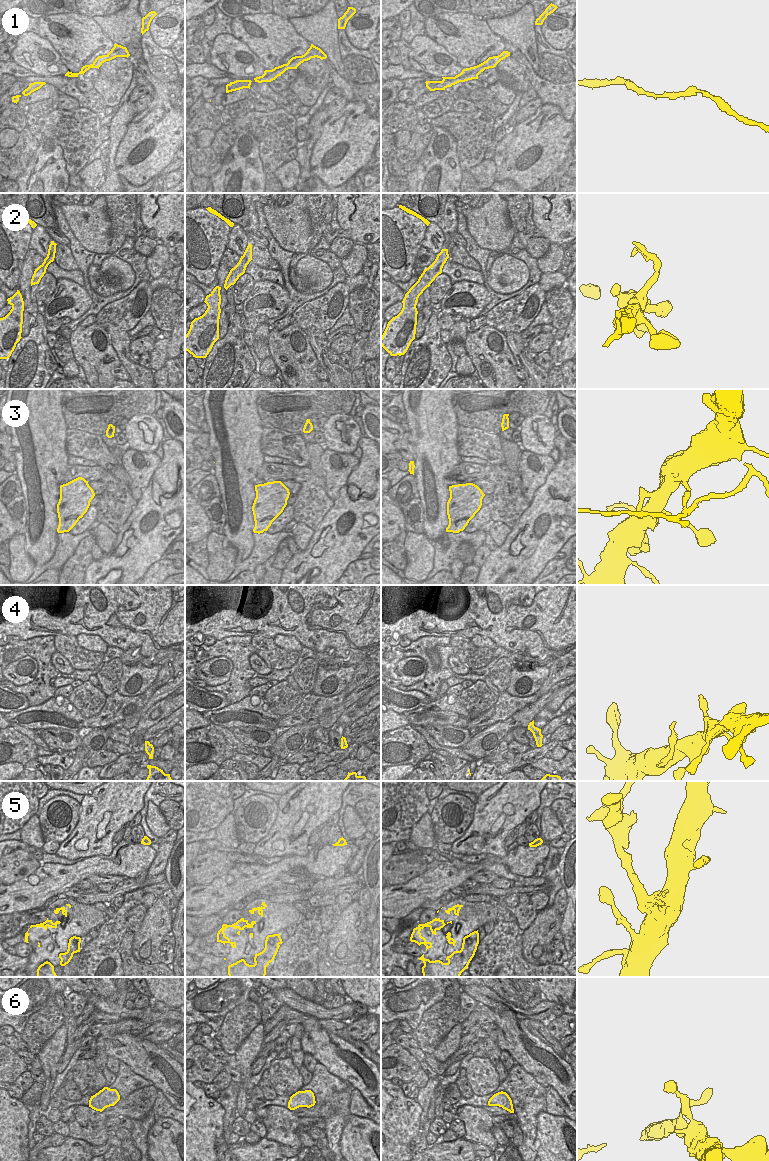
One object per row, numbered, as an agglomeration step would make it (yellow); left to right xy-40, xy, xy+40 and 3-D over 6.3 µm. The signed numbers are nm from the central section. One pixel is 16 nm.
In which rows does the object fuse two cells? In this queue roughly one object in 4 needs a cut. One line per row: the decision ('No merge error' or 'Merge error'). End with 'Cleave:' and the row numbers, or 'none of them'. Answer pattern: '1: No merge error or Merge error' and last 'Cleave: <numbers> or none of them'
1: No merge error
2: Merge error
3: Merge error
4: No merge error
5: Merge error
6: No merge error
Cleave: 2, 3, 5.

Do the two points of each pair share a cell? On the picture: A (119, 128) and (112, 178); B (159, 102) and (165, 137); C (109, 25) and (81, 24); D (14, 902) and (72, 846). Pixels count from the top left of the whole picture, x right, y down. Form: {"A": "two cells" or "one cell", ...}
{"A": "one cell", "B": "one cell", "C": "two cells", "D": "two cells"}

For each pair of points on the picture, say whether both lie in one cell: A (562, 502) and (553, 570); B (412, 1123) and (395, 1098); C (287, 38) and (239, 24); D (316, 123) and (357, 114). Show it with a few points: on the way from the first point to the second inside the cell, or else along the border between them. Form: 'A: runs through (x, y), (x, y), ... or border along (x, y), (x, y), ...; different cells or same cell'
A: border along (554, 558), (546, 564), (539, 574); different cells
B: runs through (406, 1117), (395, 1104); same cell
C: runs through (275, 38), (250, 36); same cell
D: border along (328, 118), (322, 126), (320, 136), (314, 142); different cells

